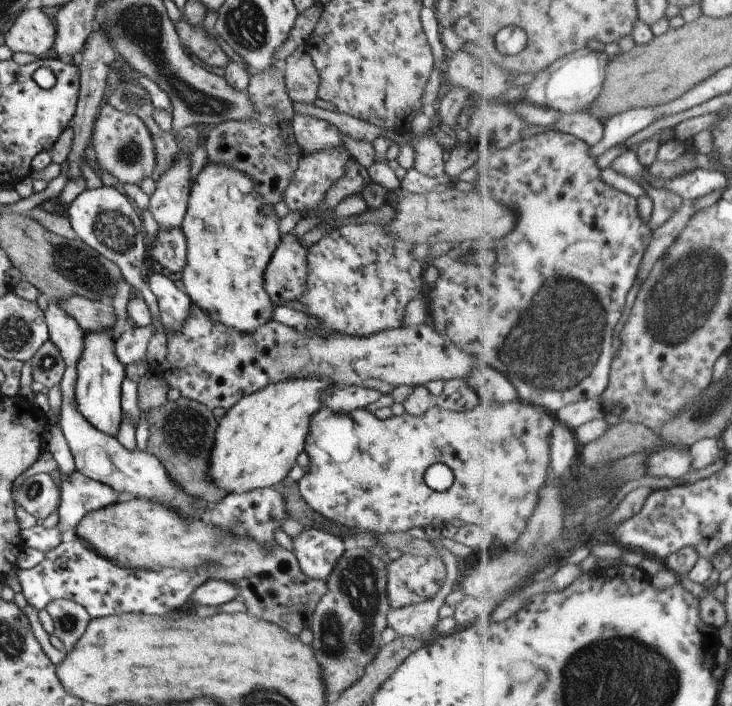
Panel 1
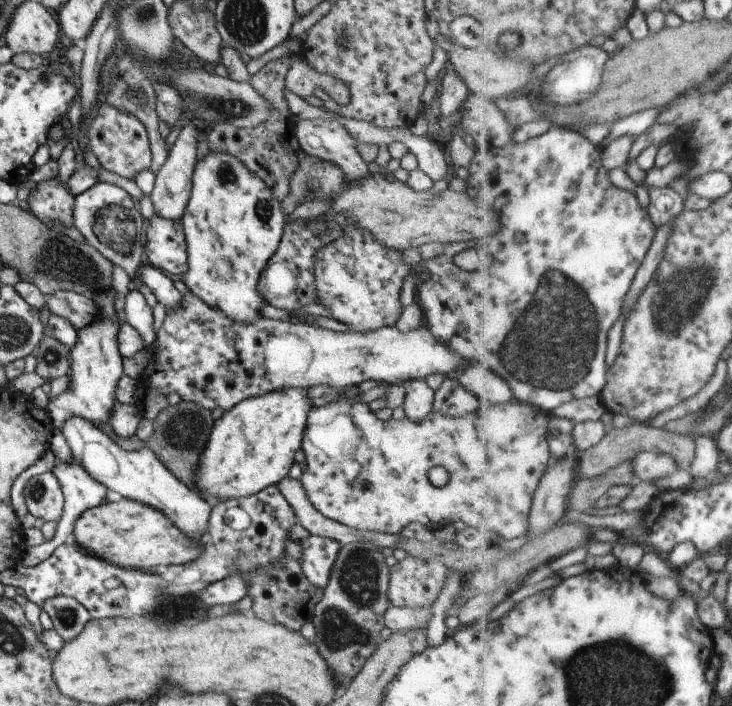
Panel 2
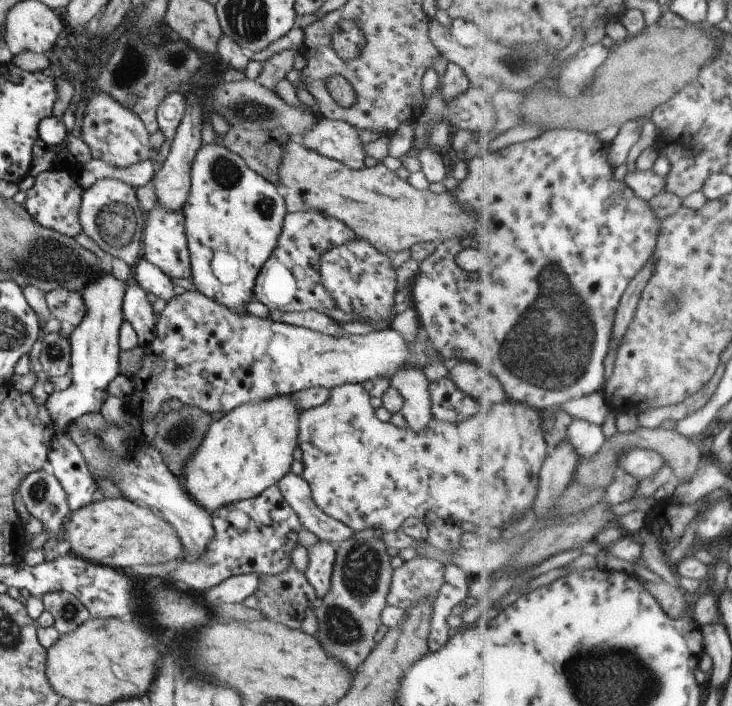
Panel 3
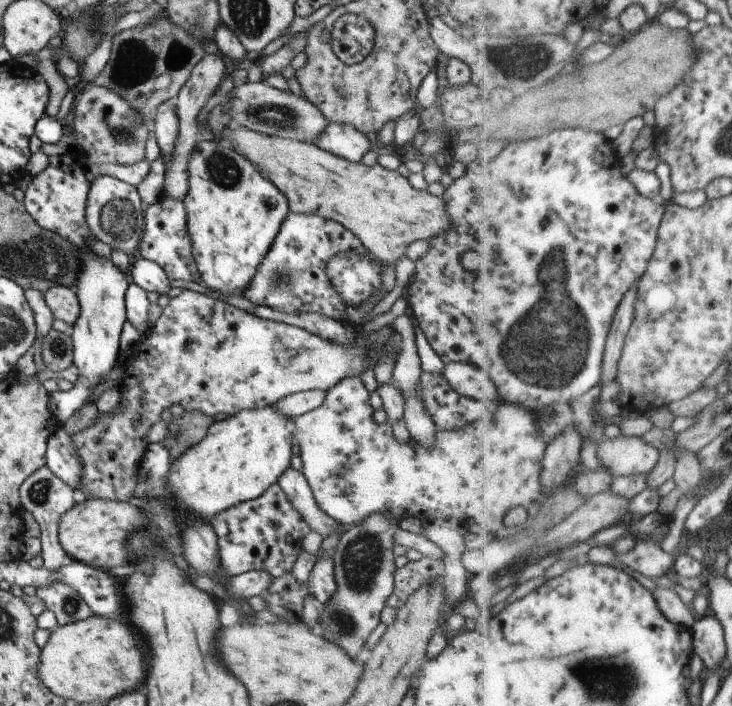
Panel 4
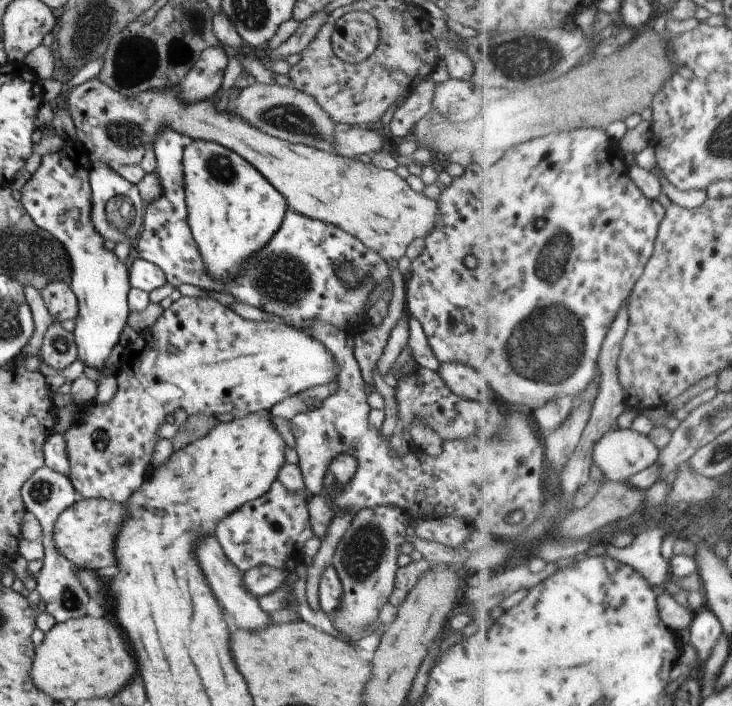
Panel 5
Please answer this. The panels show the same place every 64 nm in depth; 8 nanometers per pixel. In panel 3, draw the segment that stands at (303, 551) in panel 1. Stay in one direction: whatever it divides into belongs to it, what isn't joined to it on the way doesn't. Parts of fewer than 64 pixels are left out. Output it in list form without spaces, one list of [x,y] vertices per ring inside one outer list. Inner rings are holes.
[[[322,539],[308,550],[308,568],[304,574],[318,598],[324,598],[330,590],[335,556],[336,545]]]

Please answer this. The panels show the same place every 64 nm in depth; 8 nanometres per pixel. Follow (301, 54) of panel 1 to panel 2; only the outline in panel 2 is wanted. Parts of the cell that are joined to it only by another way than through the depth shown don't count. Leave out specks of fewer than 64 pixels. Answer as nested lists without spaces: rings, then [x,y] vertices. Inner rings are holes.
[[[301,53],[292,54],[290,70],[285,78],[285,88],[305,99],[318,87],[326,91],[340,106],[346,106],[350,102],[350,92],[344,82],[340,82],[336,76],[316,72],[316,69],[308,66]]]

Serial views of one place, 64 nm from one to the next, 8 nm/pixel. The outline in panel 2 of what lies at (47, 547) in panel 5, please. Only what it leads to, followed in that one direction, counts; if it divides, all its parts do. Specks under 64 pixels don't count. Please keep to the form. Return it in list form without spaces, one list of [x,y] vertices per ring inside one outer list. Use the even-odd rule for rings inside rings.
[[[46,471],[31,477],[25,484],[23,496],[28,512],[44,522],[58,522],[64,512],[64,496],[54,473]],[[52,597],[43,604],[53,622],[53,628],[64,642],[76,638],[82,632],[91,616],[80,602],[74,597]]]

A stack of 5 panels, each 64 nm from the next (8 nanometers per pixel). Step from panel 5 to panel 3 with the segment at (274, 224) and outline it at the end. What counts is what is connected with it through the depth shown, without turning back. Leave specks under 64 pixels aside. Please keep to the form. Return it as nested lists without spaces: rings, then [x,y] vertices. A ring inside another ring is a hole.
[[[202,144],[196,152],[196,158],[194,158],[191,166],[191,186],[190,192],[186,201],[186,204],[182,207],[182,211],[185,216],[185,234],[188,242],[190,264],[192,266],[192,284],[196,291],[202,292],[204,296],[208,298],[214,298],[218,304],[224,304],[226,308],[230,308],[232,312],[238,312],[242,315],[246,311],[246,304],[254,299],[254,284],[256,284],[256,278],[260,268],[264,266],[264,263],[270,254],[274,252],[276,248],[278,236],[282,232],[285,216],[287,215],[285,198],[283,197],[283,192],[274,186],[274,183],[268,182],[265,178],[262,178],[260,174],[252,170],[242,157],[235,152],[232,152],[228,147],[220,146],[220,144]]]

